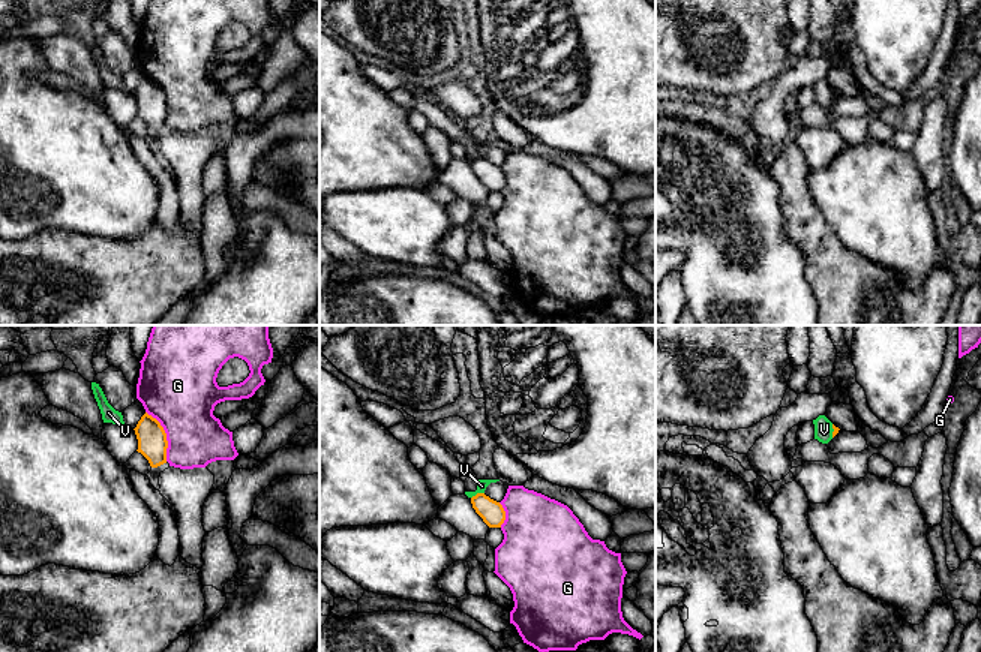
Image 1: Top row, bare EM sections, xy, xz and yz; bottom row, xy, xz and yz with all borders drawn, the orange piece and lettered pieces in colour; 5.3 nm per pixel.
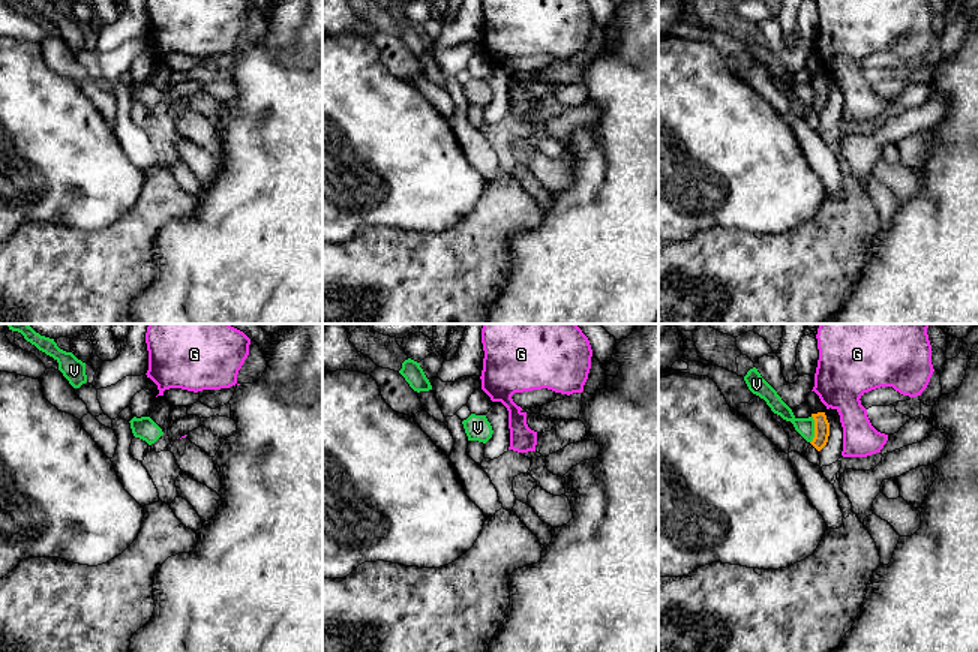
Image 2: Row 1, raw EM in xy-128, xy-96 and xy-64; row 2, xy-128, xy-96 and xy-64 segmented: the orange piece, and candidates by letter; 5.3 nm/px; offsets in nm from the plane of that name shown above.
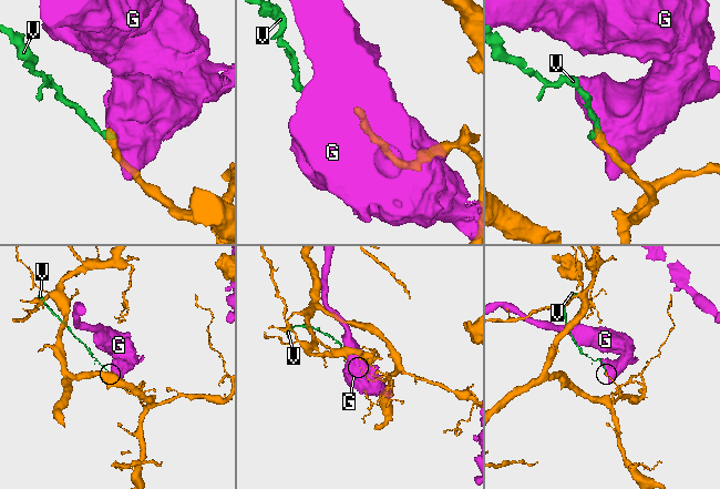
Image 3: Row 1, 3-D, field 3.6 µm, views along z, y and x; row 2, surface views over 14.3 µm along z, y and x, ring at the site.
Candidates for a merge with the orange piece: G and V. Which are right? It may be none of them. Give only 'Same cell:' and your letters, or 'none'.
Same cell: none

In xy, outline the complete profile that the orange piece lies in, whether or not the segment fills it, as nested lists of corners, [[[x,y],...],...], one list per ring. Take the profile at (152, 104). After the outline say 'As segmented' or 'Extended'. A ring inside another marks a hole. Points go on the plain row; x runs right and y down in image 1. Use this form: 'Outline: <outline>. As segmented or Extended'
Outline: [[[147,76],[134,93],[138,103],[138,117],[141,117],[152,132],[166,127],[166,97],[160,87]]]. As segmented

